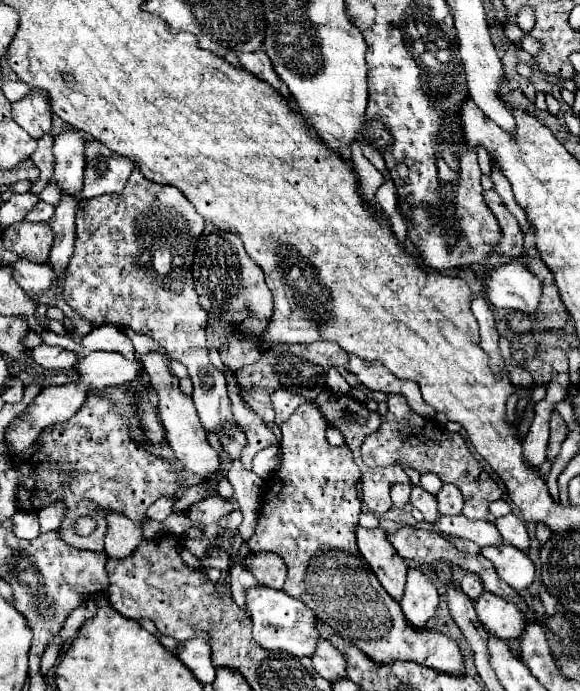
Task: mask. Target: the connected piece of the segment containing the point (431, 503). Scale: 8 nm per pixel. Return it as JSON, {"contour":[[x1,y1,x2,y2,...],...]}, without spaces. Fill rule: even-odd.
{"contour":[[413,487,413,491,411,491,411,505,423,513,423,517,425,517,427,523,435,523,439,519,435,497,429,495,425,489]]}

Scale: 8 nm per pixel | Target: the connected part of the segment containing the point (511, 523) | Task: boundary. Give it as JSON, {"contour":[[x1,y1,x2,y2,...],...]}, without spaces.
{"contour":[[509,513,509,515,505,515,505,517,499,517,499,519,495,521,495,527,499,529,503,541,515,545,515,547,521,549,521,551,527,551,527,549,529,549,527,529,525,529,523,521,521,521,517,515]]}

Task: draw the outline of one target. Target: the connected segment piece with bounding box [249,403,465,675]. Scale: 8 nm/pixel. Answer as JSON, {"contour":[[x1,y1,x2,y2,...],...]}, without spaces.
{"contour":[[303,403,283,425,281,425,281,439,279,439,279,447,281,447,281,465,279,469,275,471,275,475,271,479,267,479,265,483,269,485,269,489,265,489,265,497,263,497,263,509,259,513,259,521,257,521,257,529,255,529,255,535,249,539,249,549,255,553,255,551,273,551,277,553,285,565,287,565,287,581,283,585,283,591,291,597,297,597,301,599,307,607,311,607,317,617,331,625,345,641,349,643,355,643,355,647,359,647,369,659,373,659,375,663,393,663,393,661,415,661,419,665,427,665,431,669,437,669,441,673,451,673,451,675,463,675,465,667,463,667,463,655,457,647,455,641,451,641,449,637,437,633,437,631,415,631,413,627,407,629,407,621,403,619,403,613,401,613,401,607,395,599,391,599,391,595,387,595,387,591,383,591,383,587,379,585,377,577,371,573,371,569,367,567,367,561,361,557,359,549,357,549,357,543,355,543,355,529,359,525,359,513,361,513,361,499,359,499,359,493,357,493,357,483,361,479,361,473,359,473,359,467,355,465,353,461,353,455,349,451,347,445,341,445,341,447,333,447,327,443,325,439,325,429,327,429,327,419,323,417,323,413,319,411,317,405,311,405,311,403]]}

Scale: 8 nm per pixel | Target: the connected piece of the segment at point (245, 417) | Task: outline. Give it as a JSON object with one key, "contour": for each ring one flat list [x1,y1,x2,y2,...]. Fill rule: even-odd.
{"contour":[[225,367,223,369,225,379,227,379,227,391,229,391,229,399,231,399,231,411,235,421,241,425,241,431,247,435,247,445,243,453,257,453,269,445,277,445,277,437,273,435,273,431,253,413,253,409,247,404,243,403,241,399,241,389,239,383,235,379,235,373]]}

